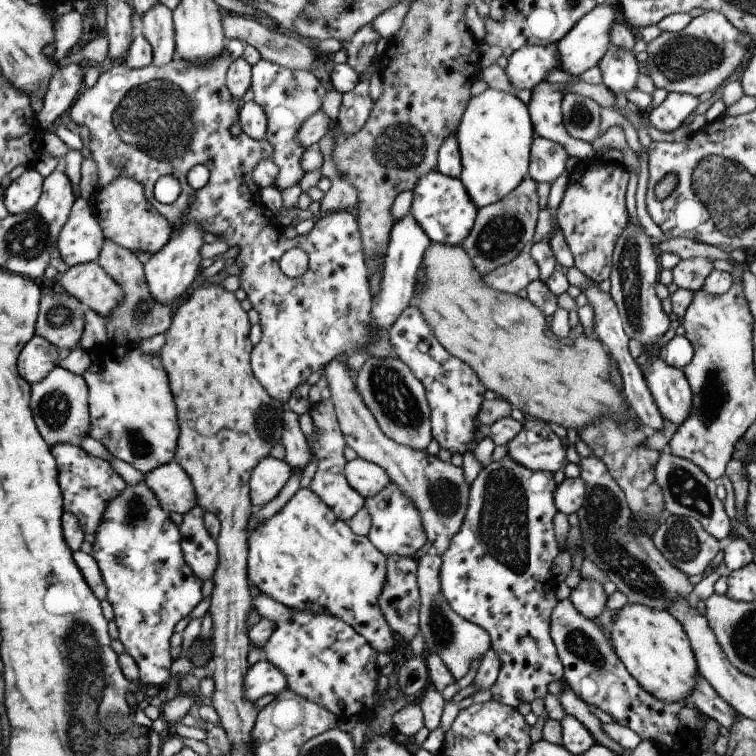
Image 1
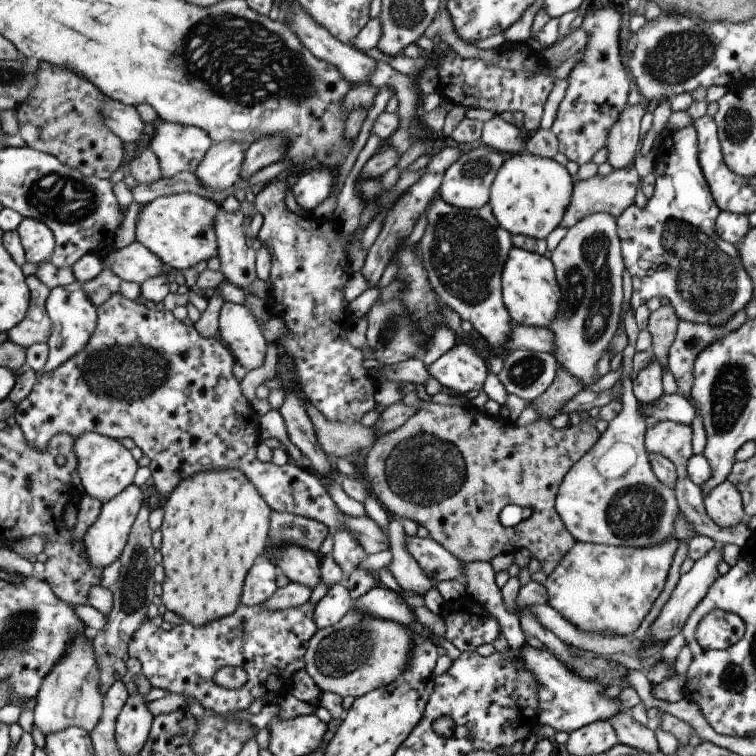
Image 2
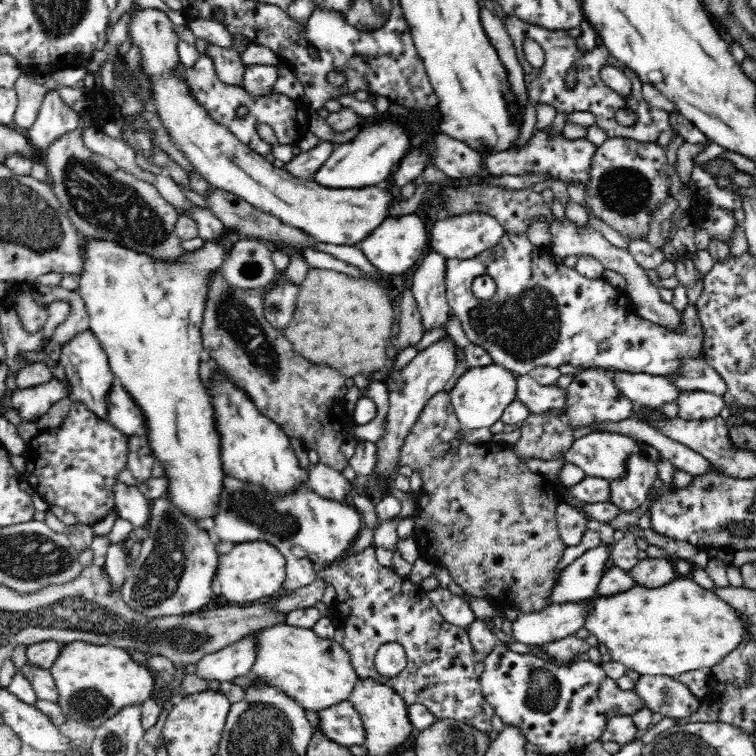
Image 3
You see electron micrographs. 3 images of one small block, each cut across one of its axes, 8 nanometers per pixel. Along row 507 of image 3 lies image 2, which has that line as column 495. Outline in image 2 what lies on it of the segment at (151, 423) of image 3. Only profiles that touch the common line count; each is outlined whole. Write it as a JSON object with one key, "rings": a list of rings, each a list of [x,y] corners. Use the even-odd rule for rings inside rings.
{"rings":[[[521,152],[506,156],[489,189],[489,206],[500,228],[511,236],[546,239],[559,227],[573,194],[574,179],[568,170],[549,157]]]}

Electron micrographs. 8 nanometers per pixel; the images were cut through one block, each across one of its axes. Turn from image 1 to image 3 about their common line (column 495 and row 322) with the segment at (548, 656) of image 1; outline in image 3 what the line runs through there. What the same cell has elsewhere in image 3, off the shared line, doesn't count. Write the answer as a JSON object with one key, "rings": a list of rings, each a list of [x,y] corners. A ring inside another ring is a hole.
{"rings":[[[505,230],[504,236],[497,242],[497,246],[484,250],[472,258],[466,260],[460,259],[447,259],[446,260],[446,295],[448,303],[452,309],[452,314],[458,317],[462,324],[463,331],[467,336],[470,343],[476,345],[482,345],[488,355],[492,357],[494,364],[499,364],[504,368],[512,371],[515,375],[528,375],[531,370],[538,367],[550,367],[558,368],[561,364],[572,364],[574,366],[580,365],[586,369],[592,367],[601,368],[614,368],[618,371],[628,371],[632,373],[646,372],[652,376],[668,376],[675,373],[675,370],[681,365],[681,360],[686,357],[696,357],[698,359],[704,359],[703,351],[703,328],[696,310],[696,306],[688,306],[684,311],[678,311],[680,317],[682,317],[682,326],[678,330],[670,330],[663,326],[658,326],[650,320],[642,318],[635,309],[635,306],[631,302],[631,299],[627,296],[626,292],[622,289],[618,289],[604,278],[600,280],[592,280],[582,276],[575,268],[568,268],[562,261],[562,258],[554,256],[547,248],[532,244],[530,239],[524,234],[514,234]],[[484,274],[491,276],[496,281],[496,296],[492,298],[491,302],[483,302],[476,297],[471,291],[472,280],[477,276],[484,276]]]}

